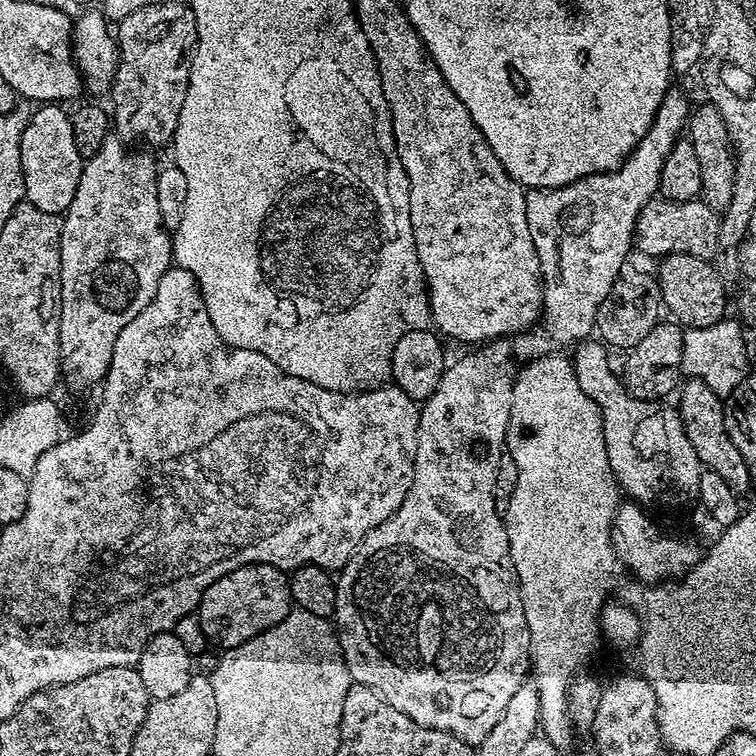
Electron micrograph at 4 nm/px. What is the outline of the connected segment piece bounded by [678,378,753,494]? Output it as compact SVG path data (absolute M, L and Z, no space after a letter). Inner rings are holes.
M695 378L685 379L679 385L679 394L680 421L684 424L686 438L690 438L690 446L694 446L694 454L698 454L701 465L707 471L718 474L718 478L723 478L726 486L730 486L730 490L734 490L737 494L749 491L753 485L750 482L750 472L746 470L746 462L742 462L742 454L738 454L738 446L734 446L734 442L730 442L730 434L726 434L722 397L714 394L714 390L706 386L706 382Z

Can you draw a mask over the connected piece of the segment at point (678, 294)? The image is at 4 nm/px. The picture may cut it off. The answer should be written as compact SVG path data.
M675 252L659 261L660 294L663 307L672 311L671 319L685 329L714 326L725 319L730 297L724 292L724 279L715 270L711 260L703 260L685 252Z

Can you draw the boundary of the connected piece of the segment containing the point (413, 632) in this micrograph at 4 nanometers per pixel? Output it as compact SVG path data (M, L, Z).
M501 338L485 343L478 352L472 352L469 356L461 358L457 364L449 363L445 367L442 378L438 382L438 386L434 390L434 394L430 394L428 400L423 401L420 408L420 421L418 422L418 454L414 462L414 482L410 486L410 490L406 494L406 498L402 502L402 506L398 506L398 510L390 518L386 518L386 522L382 522L374 530L370 530L370 534L365 536L360 549L356 551L348 563L339 569L338 579L336 580L336 610L334 613L334 627L338 633L340 649L344 655L346 666L352 675L354 684L365 684L373 688L378 694L382 694L382 698L386 698L386 702L390 702L390 706L394 706L394 710L402 710L402 714L406 714L410 718L414 718L414 722L418 722L427 728L434 730L442 730L454 734L458 738L462 738L467 744L479 746L482 738L486 738L486 734L490 734L490 730L494 730L494 726L498 723L498 718L502 718L502 714L506 710L506 706L510 703L510 698L514 698L514 692L518 690L526 682L526 677L530 672L530 630L526 626L526 614L522 610L522 598L520 597L520 579L516 576L514 570L514 562L510 558L510 542L508 541L508 531L504 525L504 518L501 509L496 509L496 463L503 457L506 452L506 441L508 438L508 419L512 413L512 387L516 381L518 364L512 361L512 344L511 339Z

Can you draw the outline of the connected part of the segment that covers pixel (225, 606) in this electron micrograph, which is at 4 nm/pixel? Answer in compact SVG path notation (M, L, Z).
M247 564L214 582L202 594L198 615L206 638L220 650L242 646L259 632L274 627L292 611L292 585L283 568L269 564Z

